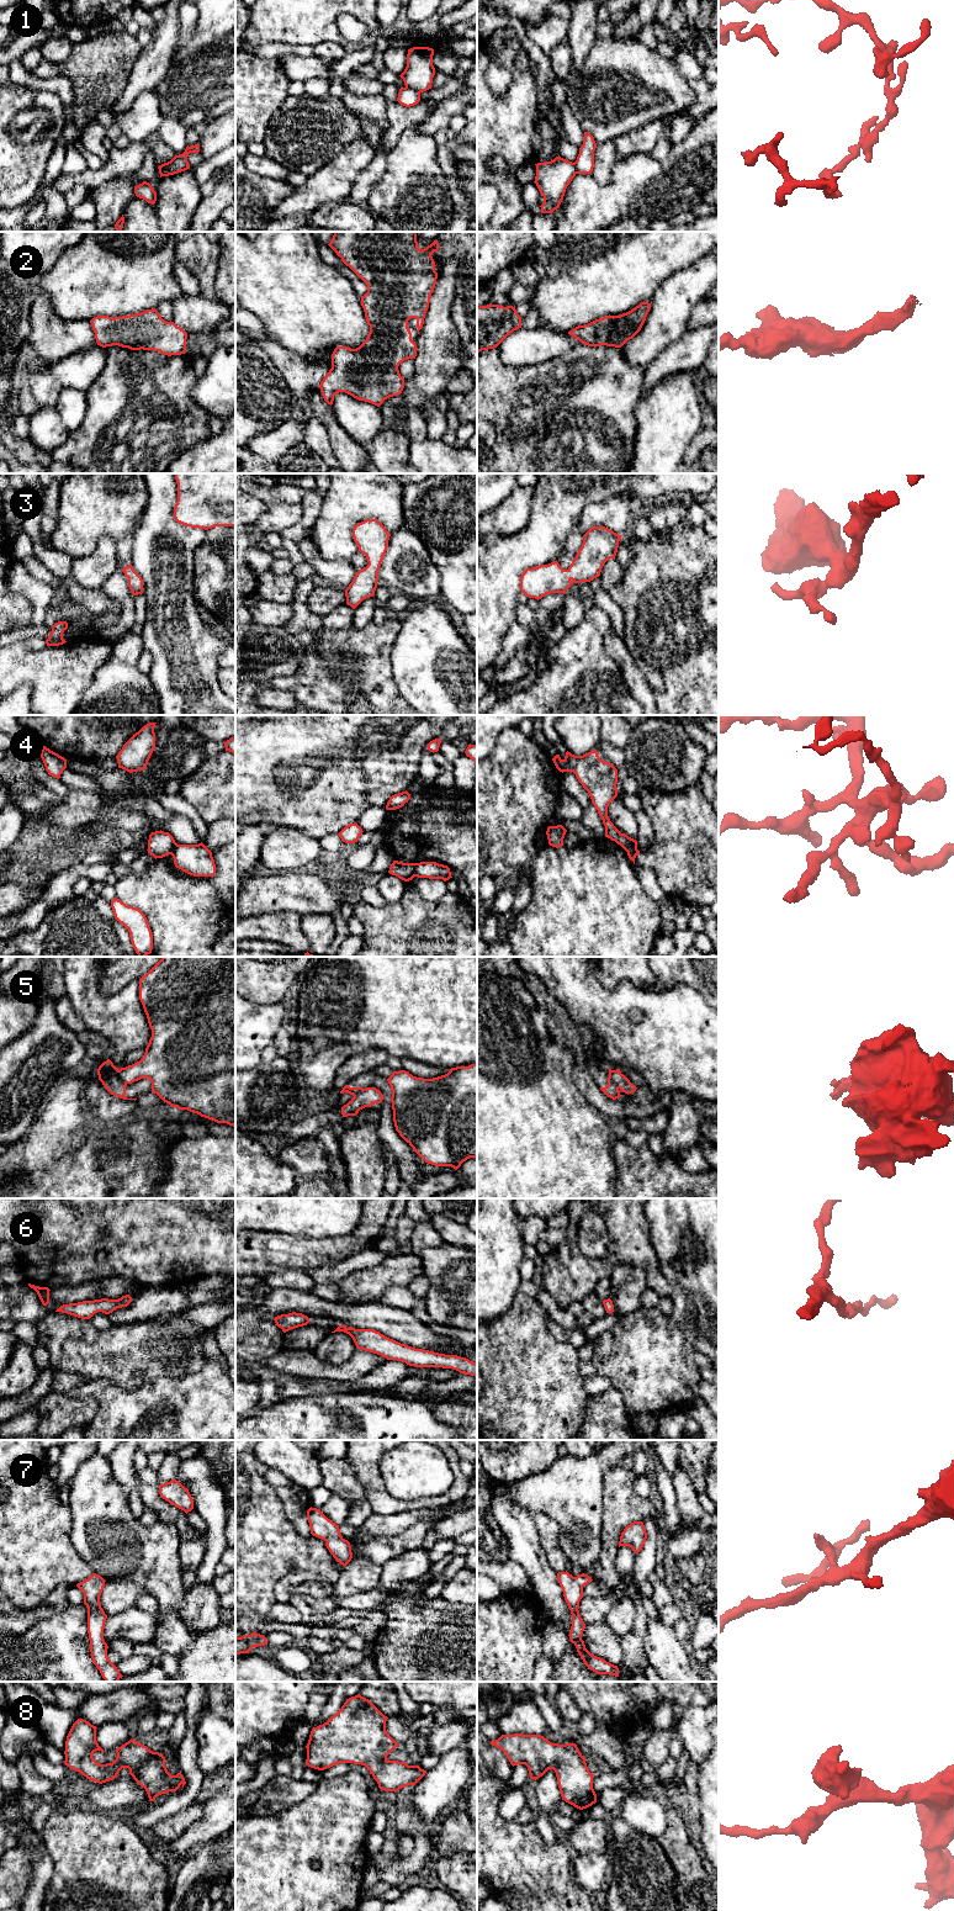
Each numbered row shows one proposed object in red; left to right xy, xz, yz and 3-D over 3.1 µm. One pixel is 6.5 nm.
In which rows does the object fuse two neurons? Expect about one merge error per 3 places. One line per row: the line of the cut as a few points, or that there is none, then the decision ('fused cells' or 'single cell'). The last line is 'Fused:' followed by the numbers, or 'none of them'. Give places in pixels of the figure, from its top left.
1: cut xz (406, 86), (419, 94); fused cells
2: cut none; single cell
3: cut none; single cell
4: cut xz (417, 863), (413, 875); fused cells
5: cut xy (117, 1070), (117, 1075), (126, 1084); fused cells
6: cut none; single cell
7: cut none; single cell
8: cut none; single cell
Fused: 1, 4, 5

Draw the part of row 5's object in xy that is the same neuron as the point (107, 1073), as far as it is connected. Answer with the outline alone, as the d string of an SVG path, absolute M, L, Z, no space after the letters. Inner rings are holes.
M107 1059L104 1062L97 1069L99 1080L102 1082L105 1089L113 1096L117 1096L123 1100L137 1100L137 1099L127 1099L126 1097L126 1086L120 1076L118 1068L113 1065L113 1063Z

